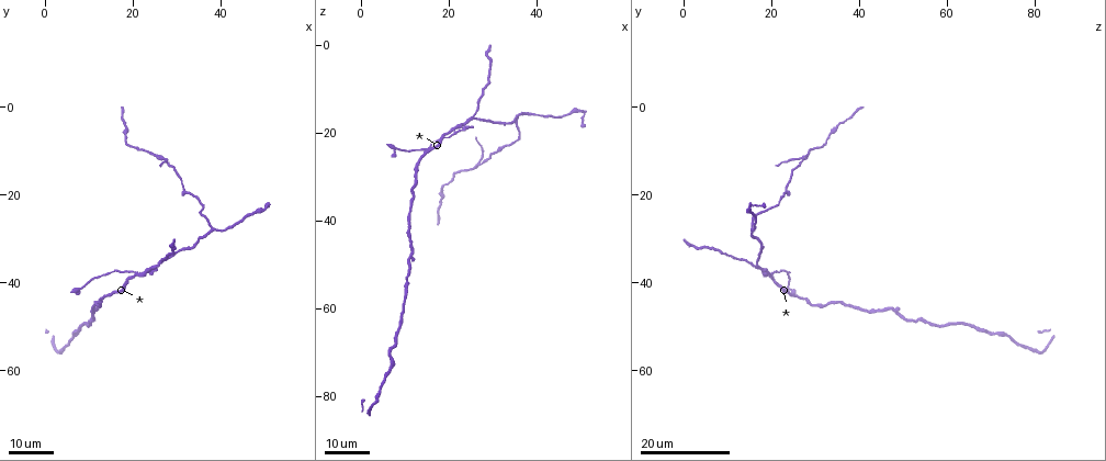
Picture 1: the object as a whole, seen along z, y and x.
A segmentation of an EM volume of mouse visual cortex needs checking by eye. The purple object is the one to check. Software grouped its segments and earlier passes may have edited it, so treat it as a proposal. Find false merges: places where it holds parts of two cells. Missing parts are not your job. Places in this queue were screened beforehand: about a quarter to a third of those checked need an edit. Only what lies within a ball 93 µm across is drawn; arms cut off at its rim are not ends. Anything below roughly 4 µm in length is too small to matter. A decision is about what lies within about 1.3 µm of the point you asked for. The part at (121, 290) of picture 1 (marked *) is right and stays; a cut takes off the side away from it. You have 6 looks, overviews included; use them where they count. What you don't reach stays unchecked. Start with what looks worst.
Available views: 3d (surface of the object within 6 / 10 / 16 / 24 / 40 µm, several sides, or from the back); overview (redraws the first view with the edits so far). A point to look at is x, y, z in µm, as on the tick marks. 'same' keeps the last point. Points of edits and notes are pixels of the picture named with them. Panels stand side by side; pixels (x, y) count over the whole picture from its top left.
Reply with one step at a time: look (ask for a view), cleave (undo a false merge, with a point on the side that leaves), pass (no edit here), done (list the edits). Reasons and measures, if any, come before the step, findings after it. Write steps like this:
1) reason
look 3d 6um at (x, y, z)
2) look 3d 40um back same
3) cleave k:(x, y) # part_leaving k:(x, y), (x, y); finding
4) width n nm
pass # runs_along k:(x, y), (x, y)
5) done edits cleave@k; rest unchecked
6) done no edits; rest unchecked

two arms in line, one across
look 3d 16um at (26.5, 12.0, 26.5)

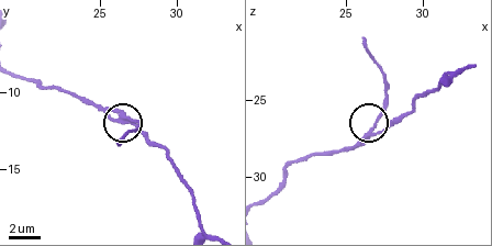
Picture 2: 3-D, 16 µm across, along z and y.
look 3d 6um at (26.6, 11.8, 27.0)

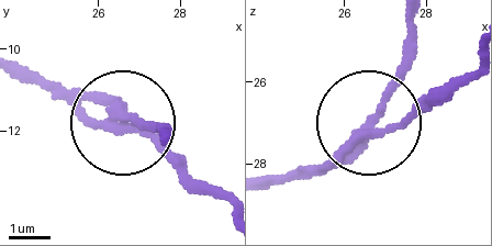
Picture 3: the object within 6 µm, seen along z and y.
arms 3
pass # all the same cell

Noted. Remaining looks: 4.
a fork
look 3d 16um at (38.0, 27.5, 16.0)

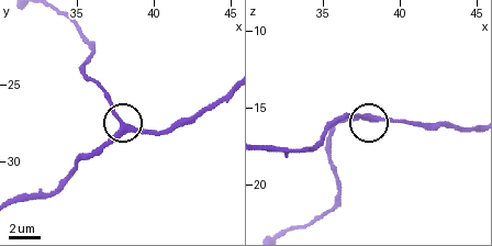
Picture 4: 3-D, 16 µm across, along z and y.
look 3d 6um same

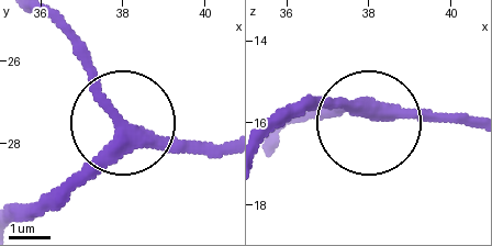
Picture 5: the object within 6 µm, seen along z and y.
look 3d 6um back same

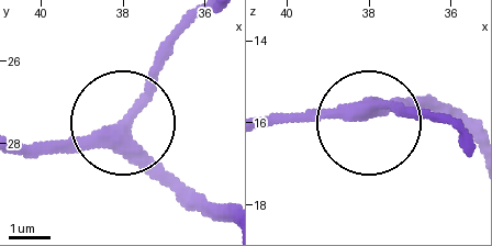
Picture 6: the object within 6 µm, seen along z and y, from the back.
width 290 nm
pass # continuous, no second cell

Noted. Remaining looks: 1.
done no edits; rest unchecked

